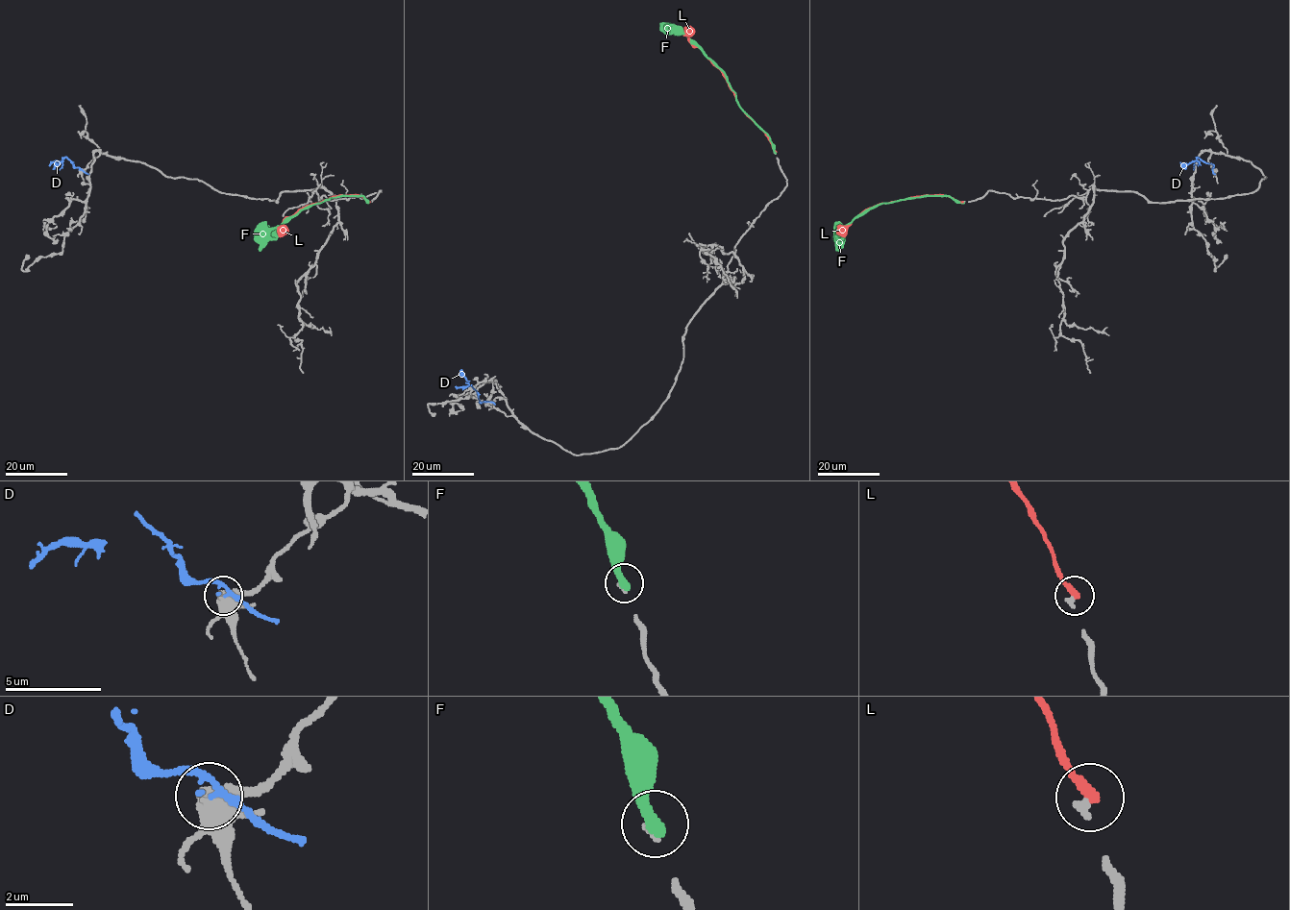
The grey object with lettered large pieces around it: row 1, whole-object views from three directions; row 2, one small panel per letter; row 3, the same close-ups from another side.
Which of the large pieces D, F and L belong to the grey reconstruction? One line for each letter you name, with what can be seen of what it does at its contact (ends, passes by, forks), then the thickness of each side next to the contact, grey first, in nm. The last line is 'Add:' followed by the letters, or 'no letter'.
Add: no letter

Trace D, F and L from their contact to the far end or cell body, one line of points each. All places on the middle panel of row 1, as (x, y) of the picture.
D: (486, 402), (480, 402), (477, 392), (468, 385), (460, 369)
F: (775, 152), (768, 135), (740, 106), (727, 76), (684, 34), (676, 35), (665, 26)
L: (776, 152), (764, 133), (744, 112), (721, 70), (689, 41), (684, 33), (686, 26)

